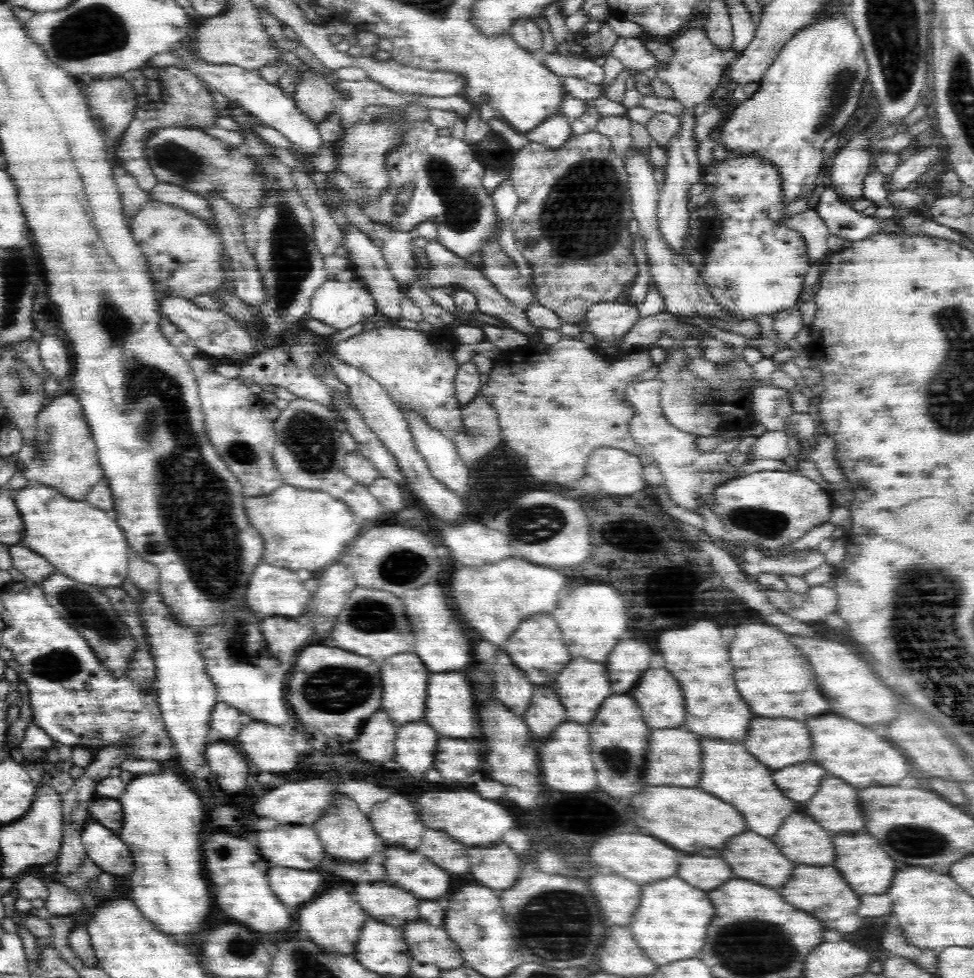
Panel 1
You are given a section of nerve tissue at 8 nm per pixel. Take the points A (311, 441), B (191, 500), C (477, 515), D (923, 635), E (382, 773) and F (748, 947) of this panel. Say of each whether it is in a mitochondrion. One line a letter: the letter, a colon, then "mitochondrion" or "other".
A: mitochondrion
B: mitochondrion
C: other
D: mitochondrion
E: other
F: mitochondrion

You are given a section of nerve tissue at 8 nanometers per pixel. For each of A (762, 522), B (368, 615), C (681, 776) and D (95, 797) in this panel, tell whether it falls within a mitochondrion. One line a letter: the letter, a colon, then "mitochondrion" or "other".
A: mitochondrion
B: mitochondrion
C: other
D: other

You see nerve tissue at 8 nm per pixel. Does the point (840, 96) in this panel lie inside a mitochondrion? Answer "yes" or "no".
yes

